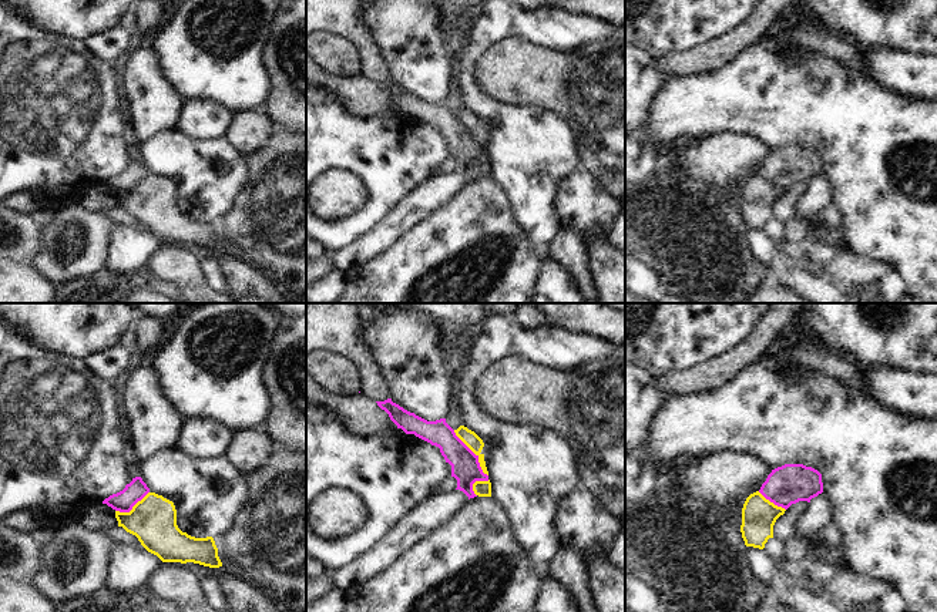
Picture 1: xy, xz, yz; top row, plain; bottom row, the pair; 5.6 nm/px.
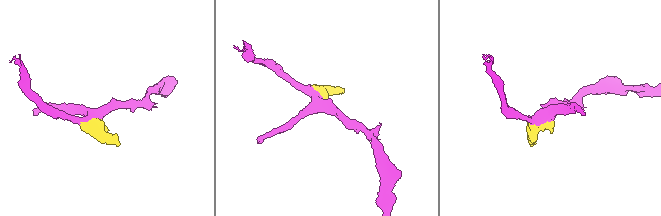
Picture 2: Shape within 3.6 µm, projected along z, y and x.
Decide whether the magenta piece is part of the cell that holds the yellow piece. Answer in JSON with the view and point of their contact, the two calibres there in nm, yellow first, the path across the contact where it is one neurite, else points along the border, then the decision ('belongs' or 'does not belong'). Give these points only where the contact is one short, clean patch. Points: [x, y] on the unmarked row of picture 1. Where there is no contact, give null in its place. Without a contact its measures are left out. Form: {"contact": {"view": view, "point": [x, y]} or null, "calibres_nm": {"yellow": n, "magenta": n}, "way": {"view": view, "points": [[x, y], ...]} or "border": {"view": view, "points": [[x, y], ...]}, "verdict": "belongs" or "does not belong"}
{"contact": {"view": "xz", "point": [473, 133]}, "calibres_nm": {"yellow": 90, "magenta": 160}, "border": {"view": "xz", "points": [[453, 111], [477, 138], [480, 150], [487, 157]]}, "verdict": "does not belong"}

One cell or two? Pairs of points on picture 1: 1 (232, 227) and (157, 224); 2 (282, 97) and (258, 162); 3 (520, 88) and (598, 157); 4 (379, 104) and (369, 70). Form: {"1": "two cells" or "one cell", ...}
{"1": "two cells", "2": "two cells", "3": "one cell", "4": "two cells"}

